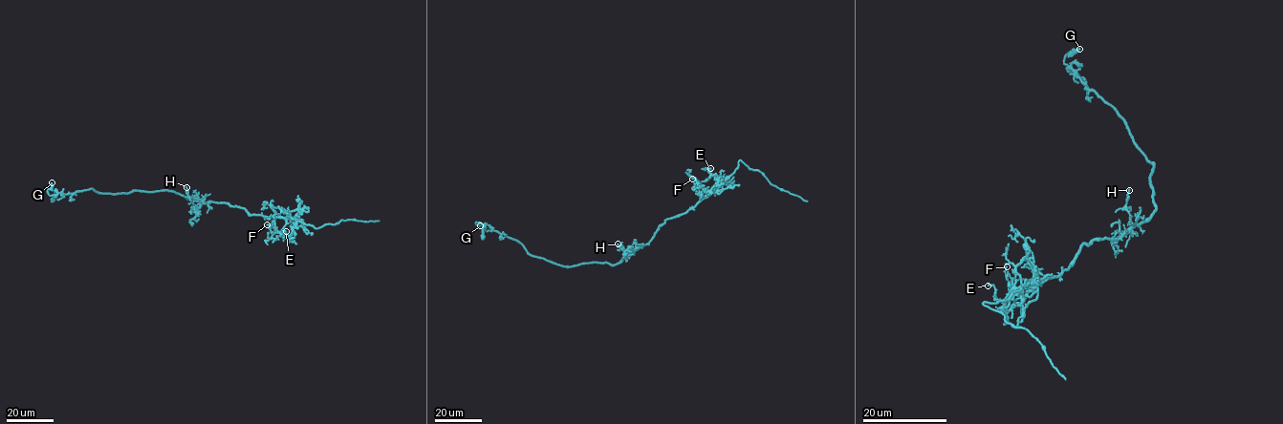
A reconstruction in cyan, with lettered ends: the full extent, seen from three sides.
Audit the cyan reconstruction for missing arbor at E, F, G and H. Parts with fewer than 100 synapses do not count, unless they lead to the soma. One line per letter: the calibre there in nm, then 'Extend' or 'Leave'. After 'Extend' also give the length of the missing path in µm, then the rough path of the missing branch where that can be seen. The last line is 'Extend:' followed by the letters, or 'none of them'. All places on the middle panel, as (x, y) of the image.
E: Thickness 130 nm. Leave
F: Thickness 140 nm. Leave
G: Thickness 320 nm. Leave
H: Thickness 130 nm. Leave
Extend: none of them

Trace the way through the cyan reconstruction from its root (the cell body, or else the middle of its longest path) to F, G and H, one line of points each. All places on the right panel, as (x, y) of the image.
F: (1116, 239), (1097, 239), (1083, 243), (1068, 270), (1043, 279), (1022, 298), (1007, 279), (1007, 266)
G: (1116, 239), (1156, 208), (1150, 180), (1153, 162), (1114, 108), (1064, 63), (1069, 52), (1079, 49)
H: (1116, 239), (1131, 226), (1126, 205), (1129, 190)

